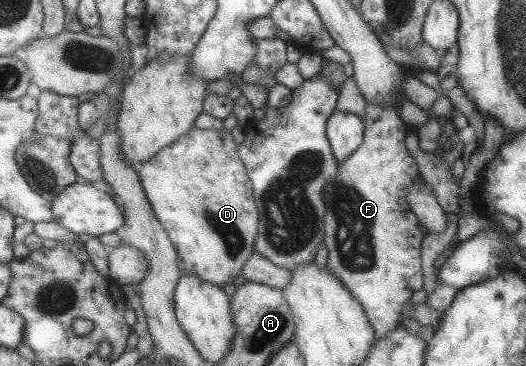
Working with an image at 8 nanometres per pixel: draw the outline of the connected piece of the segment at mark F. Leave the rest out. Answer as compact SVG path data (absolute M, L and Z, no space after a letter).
M368 103L366 105L367 121L365 122L363 143L354 151L345 161L339 161L340 171L333 179L327 182L324 187L323 199L326 205L326 214L324 217L325 239L324 243L328 249L328 259L326 267L328 267L340 280L345 284L345 288L349 289L351 296L361 303L365 308L365 314L369 319L369 324L375 328L375 338L385 338L389 332L395 330L401 323L403 316L403 307L411 300L413 293L419 292L423 288L423 269L422 262L422 241L425 233L419 229L418 217L413 213L408 200L408 189L414 184L414 180L418 177L420 171L416 159L410 154L408 142L412 138L409 125L401 120L400 114L395 105L384 105L383 107L377 103Z

